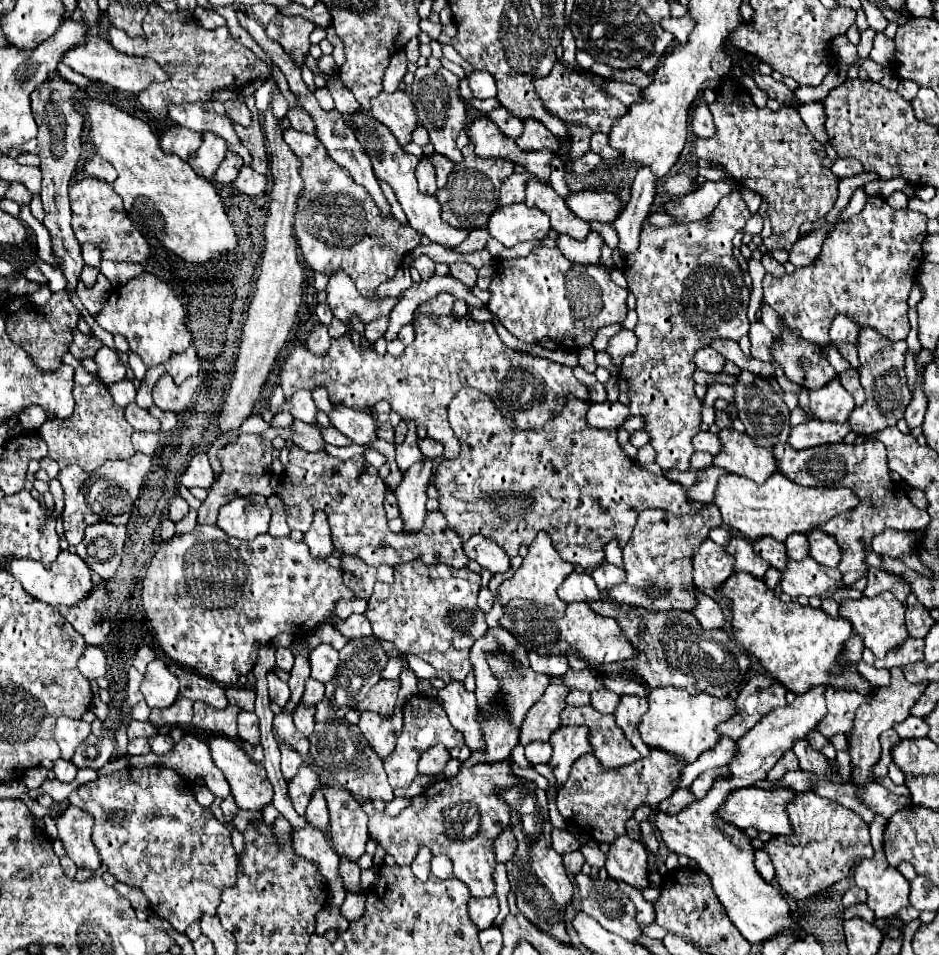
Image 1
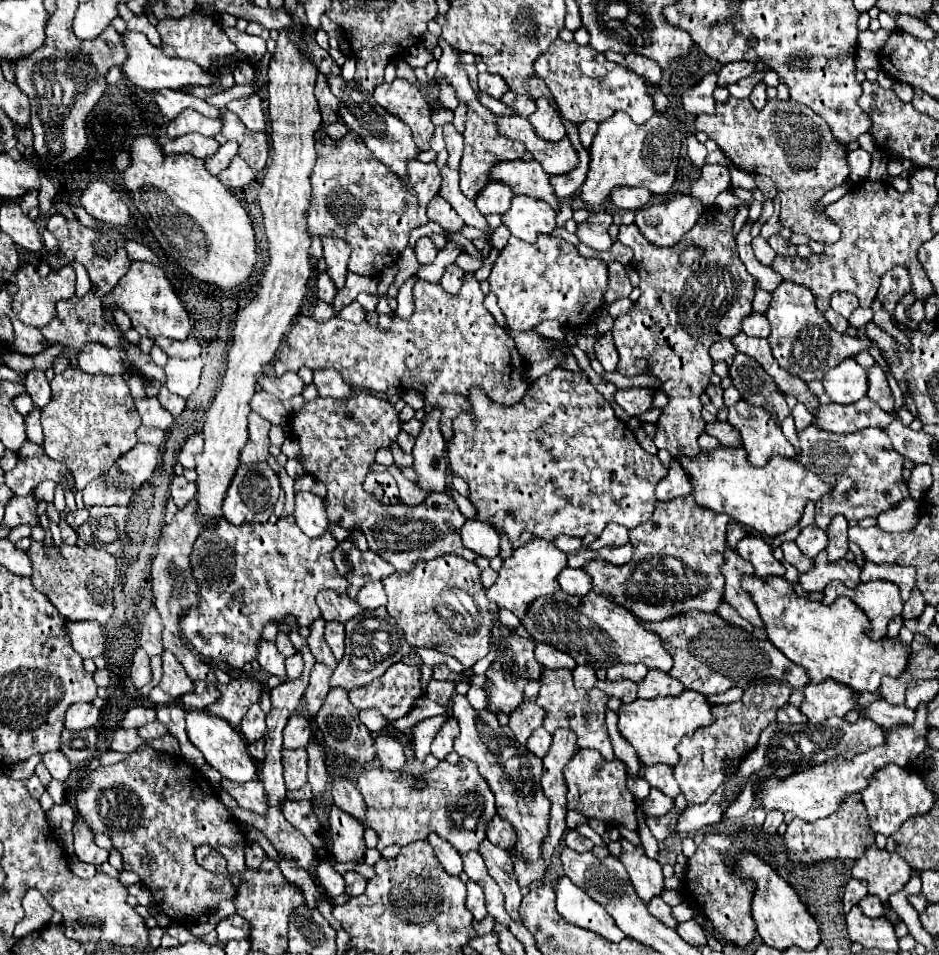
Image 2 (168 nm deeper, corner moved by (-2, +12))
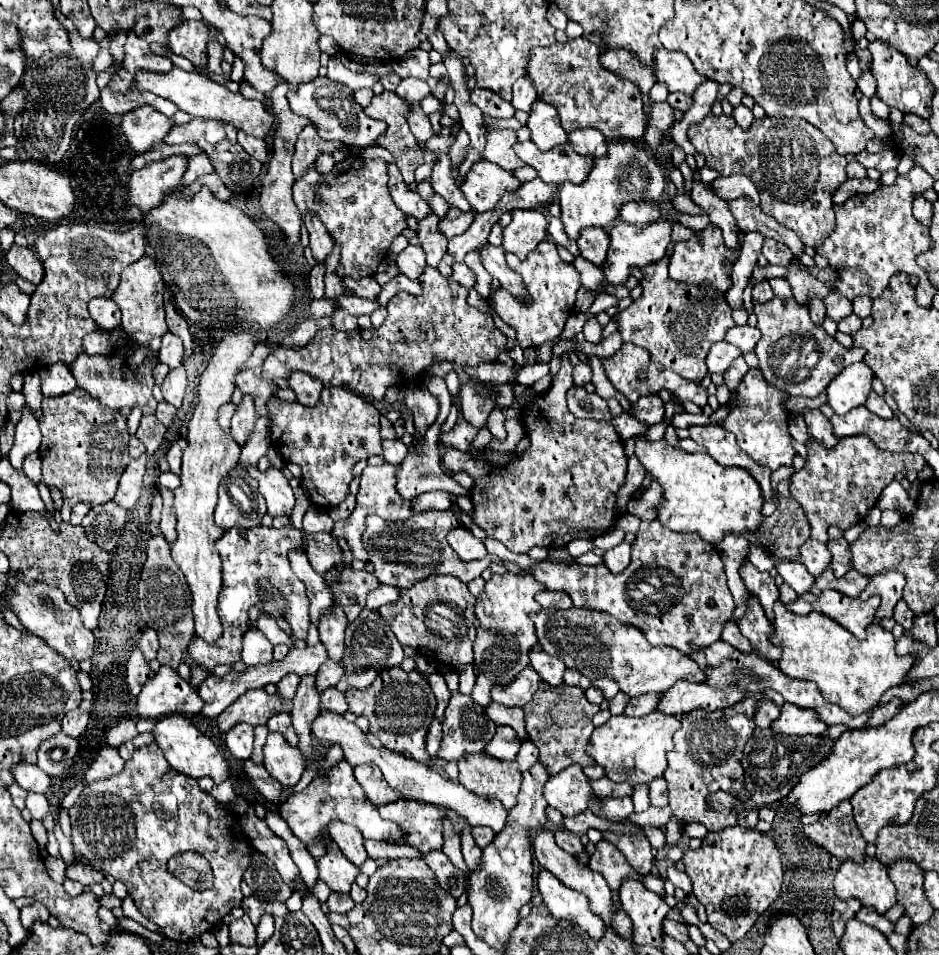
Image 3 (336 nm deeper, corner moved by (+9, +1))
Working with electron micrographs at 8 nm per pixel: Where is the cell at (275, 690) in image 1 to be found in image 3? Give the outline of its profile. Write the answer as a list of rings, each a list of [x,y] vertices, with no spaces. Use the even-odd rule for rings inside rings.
[[[250,626],[244,634],[244,648],[242,648],[242,662],[246,666],[258,666],[268,664],[272,660],[272,644],[270,640],[256,628]]]

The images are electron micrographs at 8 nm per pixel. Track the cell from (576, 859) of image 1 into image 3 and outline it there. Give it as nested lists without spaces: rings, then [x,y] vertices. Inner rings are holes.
[[[558,830],[554,836],[556,836],[556,844],[558,844],[562,850],[570,852],[570,854],[578,854],[578,852],[584,850],[580,838],[578,838],[576,834],[568,832],[568,830]]]

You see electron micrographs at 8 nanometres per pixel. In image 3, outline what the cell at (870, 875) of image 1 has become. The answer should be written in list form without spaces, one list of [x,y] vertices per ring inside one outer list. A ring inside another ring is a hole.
[[[864,856],[862,864],[844,860],[834,878],[834,892],[840,900],[858,898],[880,914],[896,904],[896,888],[888,878],[886,866],[870,856]]]

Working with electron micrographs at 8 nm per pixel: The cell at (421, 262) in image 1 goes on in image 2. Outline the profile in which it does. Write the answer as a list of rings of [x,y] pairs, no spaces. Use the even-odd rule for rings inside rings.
[[[421,237],[421,239],[417,241],[417,245],[415,245],[415,255],[417,255],[417,261],[419,261],[421,265],[429,265],[429,263],[435,261],[437,249],[435,249],[435,245],[431,243],[429,237]]]

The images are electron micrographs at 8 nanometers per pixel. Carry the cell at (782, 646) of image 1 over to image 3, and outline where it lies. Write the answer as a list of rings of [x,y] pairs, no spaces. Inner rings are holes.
[[[776,602],[774,612],[772,642],[782,646],[778,668],[790,678],[816,682],[828,702],[842,706],[852,716],[860,716],[876,708],[882,694],[888,688],[900,686],[914,666],[916,656],[898,656],[892,632],[884,630],[878,622],[868,626],[866,640],[856,640],[856,636],[852,636],[846,628],[840,628],[834,620],[824,618],[824,614],[810,612],[806,616],[798,616],[782,602]]]

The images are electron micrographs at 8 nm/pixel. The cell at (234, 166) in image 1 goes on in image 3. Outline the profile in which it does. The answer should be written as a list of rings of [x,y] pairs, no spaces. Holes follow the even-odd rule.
[[[204,154],[190,156],[190,158],[188,158],[188,168],[186,168],[184,176],[182,176],[182,184],[188,186],[188,184],[192,184],[194,180],[198,180],[200,176],[210,174],[210,172],[212,172],[212,164],[208,164],[208,156],[204,156]]]

